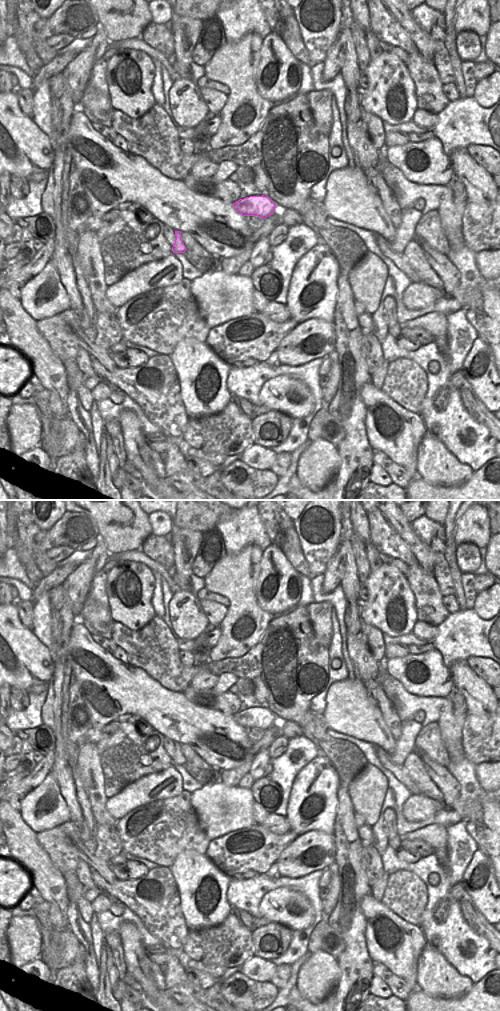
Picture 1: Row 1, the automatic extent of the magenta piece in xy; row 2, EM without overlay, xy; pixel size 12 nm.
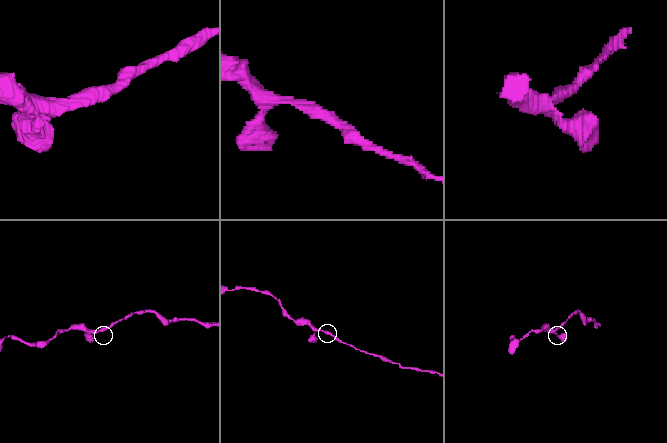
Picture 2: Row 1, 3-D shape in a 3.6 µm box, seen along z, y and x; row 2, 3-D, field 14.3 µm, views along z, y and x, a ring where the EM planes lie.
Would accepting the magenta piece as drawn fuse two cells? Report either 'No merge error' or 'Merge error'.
No merge error

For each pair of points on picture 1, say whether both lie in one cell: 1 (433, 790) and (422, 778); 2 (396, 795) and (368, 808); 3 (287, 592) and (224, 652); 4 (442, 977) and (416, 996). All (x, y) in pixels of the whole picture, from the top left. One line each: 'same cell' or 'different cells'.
1: same cell
2: different cells
3: different cells
4: different cells

